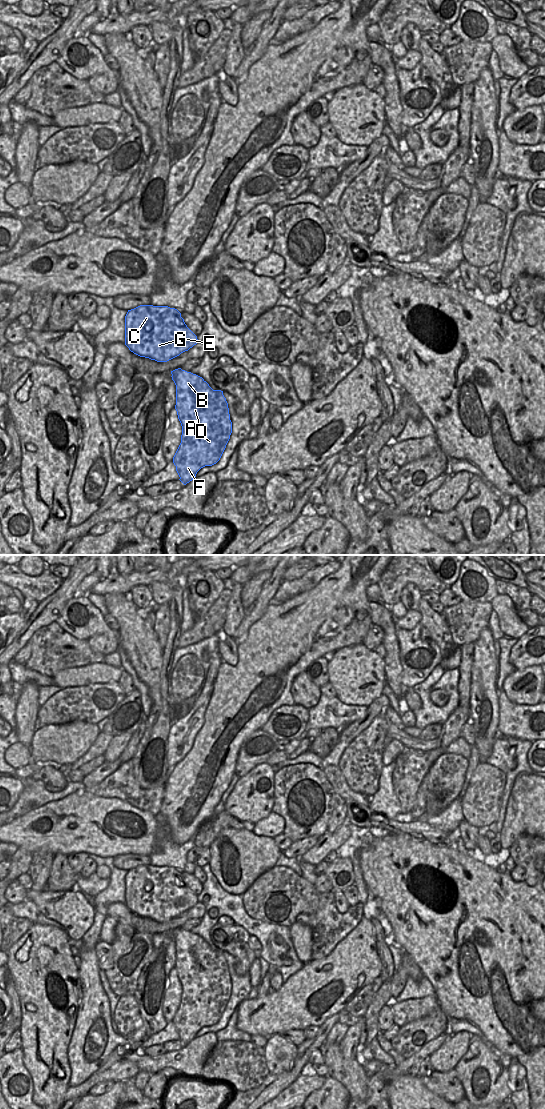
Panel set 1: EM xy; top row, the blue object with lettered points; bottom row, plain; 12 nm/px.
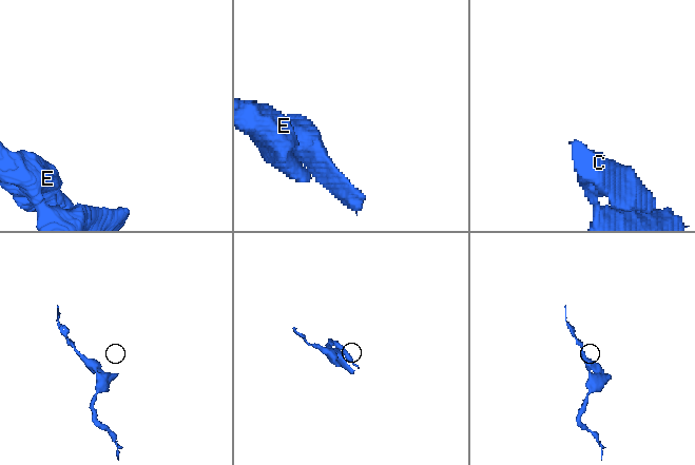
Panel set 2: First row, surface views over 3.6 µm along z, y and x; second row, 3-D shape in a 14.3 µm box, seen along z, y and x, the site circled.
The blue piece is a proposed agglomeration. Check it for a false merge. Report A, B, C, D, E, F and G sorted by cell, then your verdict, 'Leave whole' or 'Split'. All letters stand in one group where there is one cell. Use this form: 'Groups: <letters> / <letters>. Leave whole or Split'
Groups: A B C D E F G. Leave whole.

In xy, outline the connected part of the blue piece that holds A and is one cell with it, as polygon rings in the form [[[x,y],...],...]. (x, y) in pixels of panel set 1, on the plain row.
[[[181,928],[171,931],[171,934],[176,945],[175,969],[182,986],[181,1003],[173,1023],[179,1040],[186,1045],[201,1028],[212,1026],[220,1020],[232,993],[232,982],[223,951],[213,950],[202,937]]]

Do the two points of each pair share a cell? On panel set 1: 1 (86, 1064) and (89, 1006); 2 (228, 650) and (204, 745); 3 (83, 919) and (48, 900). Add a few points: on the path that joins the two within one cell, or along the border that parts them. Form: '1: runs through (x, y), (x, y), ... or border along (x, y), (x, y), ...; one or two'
1: runs through (81, 1050), (84, 1036), (89, 1027), (89, 1020); one
2: border along (237, 645), (237, 663), (229, 665), (223, 662); two
3: runs through (74, 913), (70, 909), (57, 906); one

